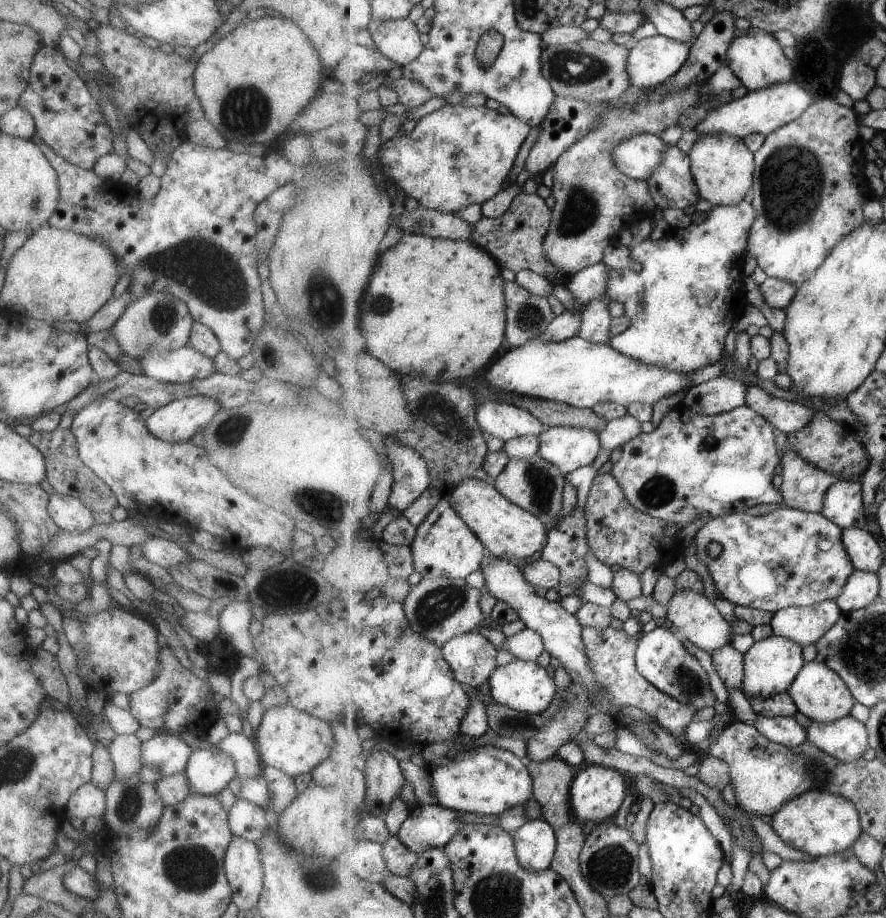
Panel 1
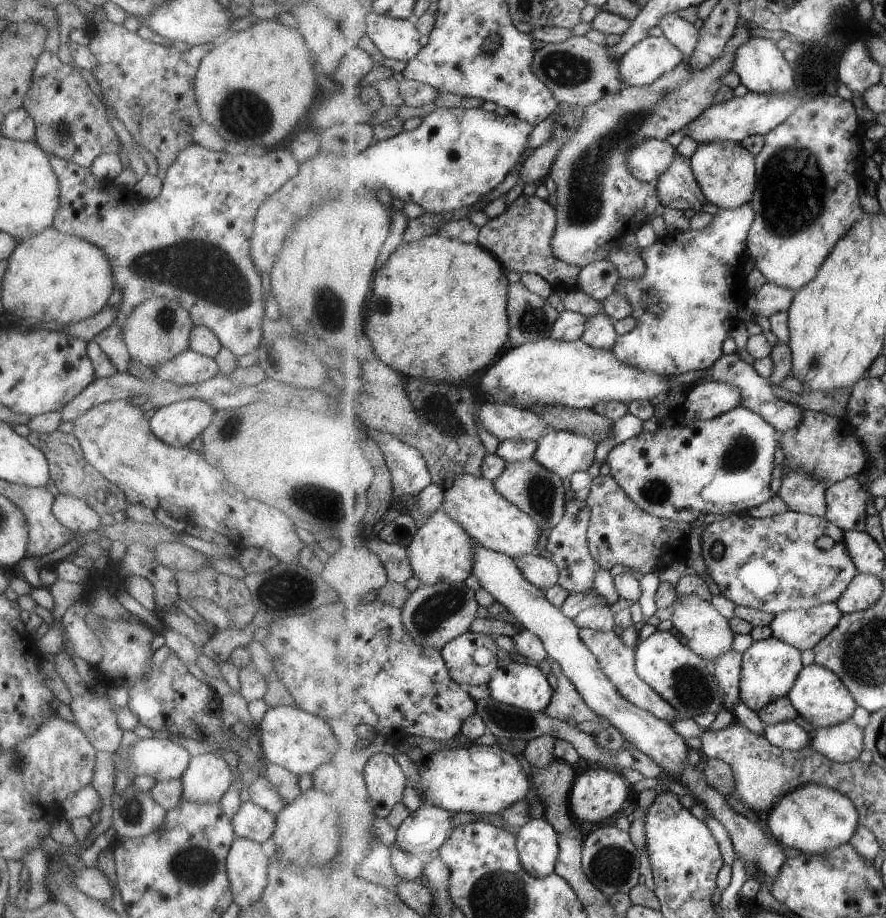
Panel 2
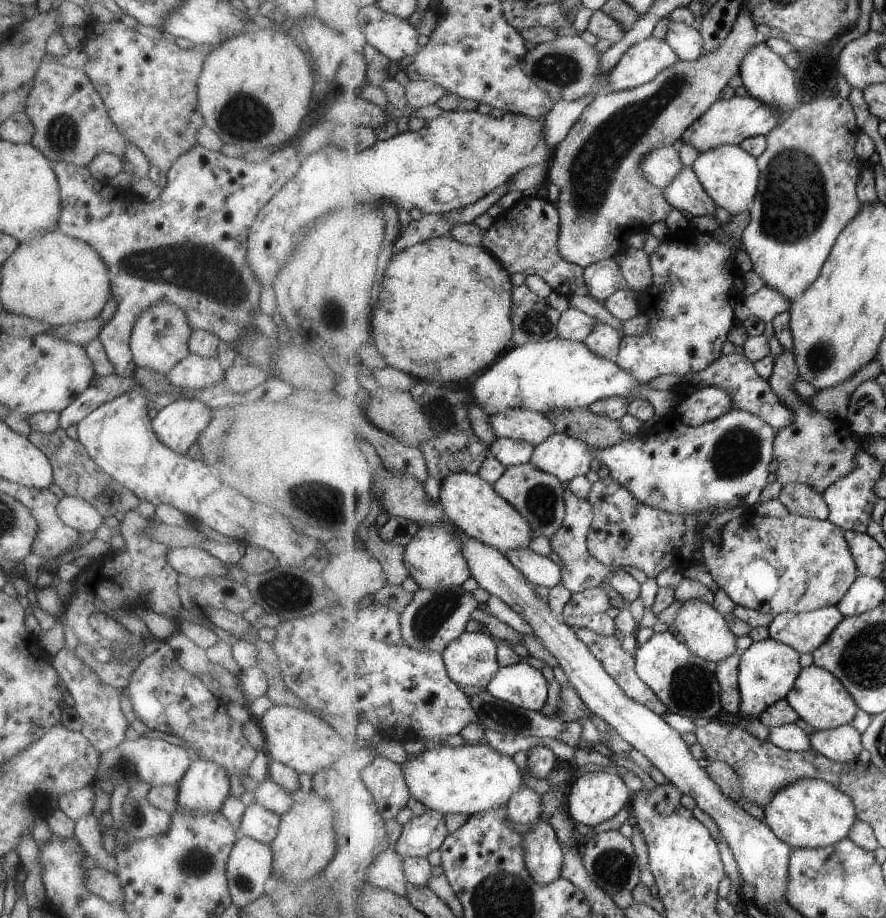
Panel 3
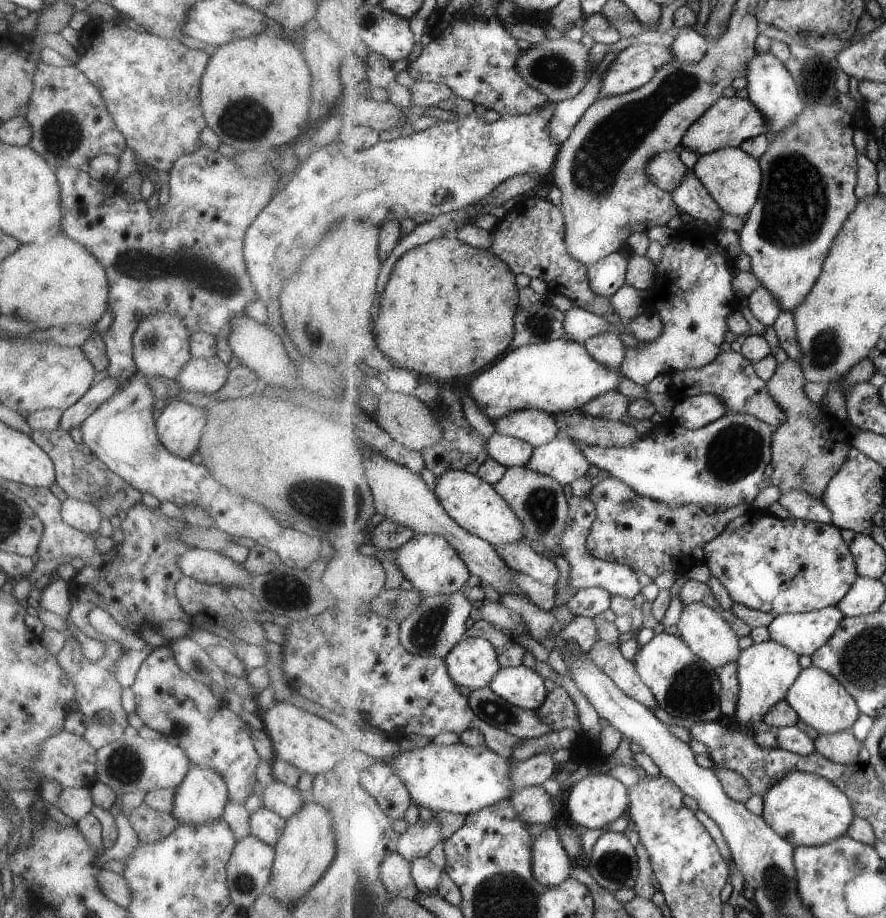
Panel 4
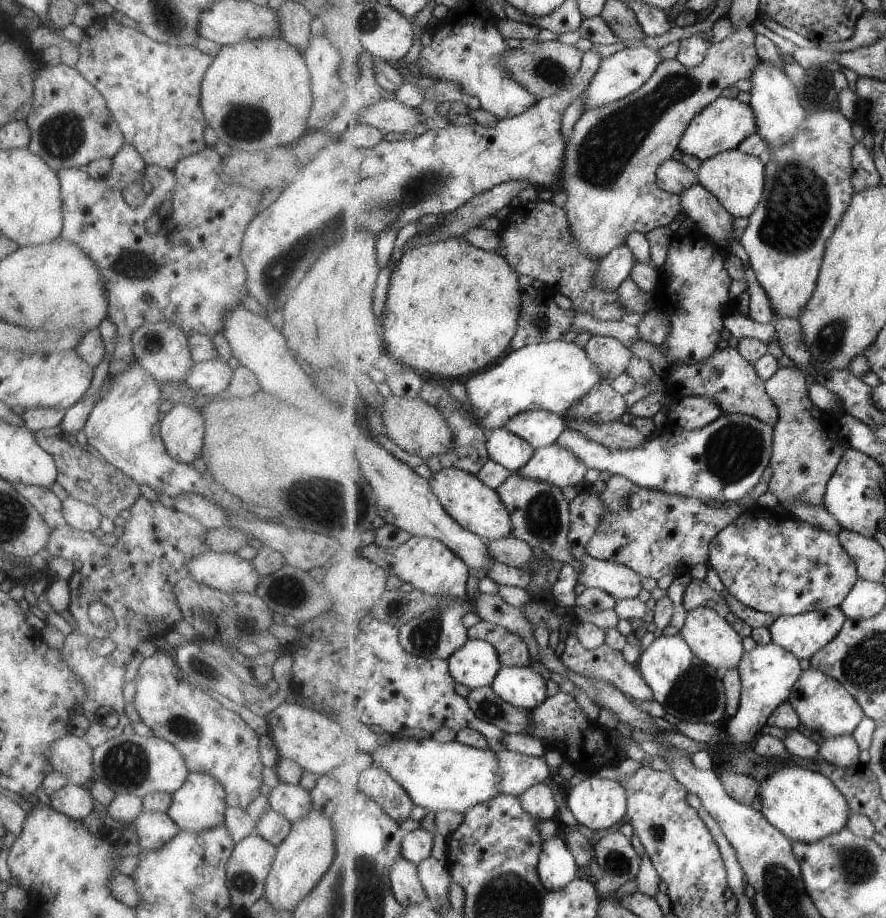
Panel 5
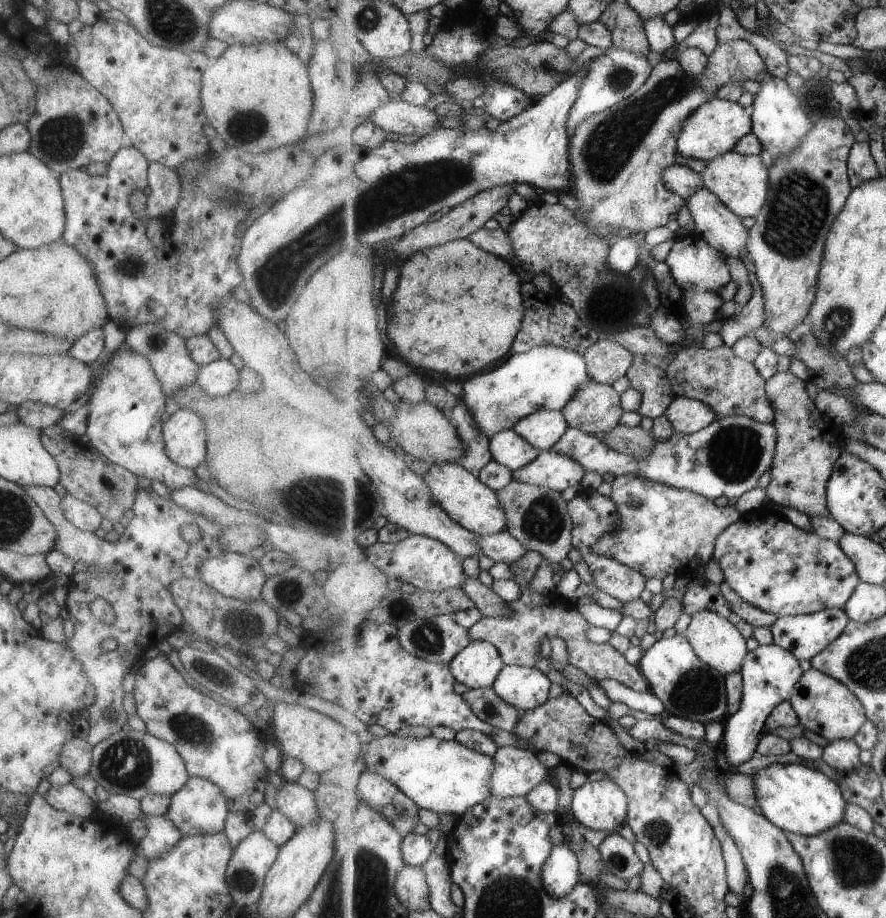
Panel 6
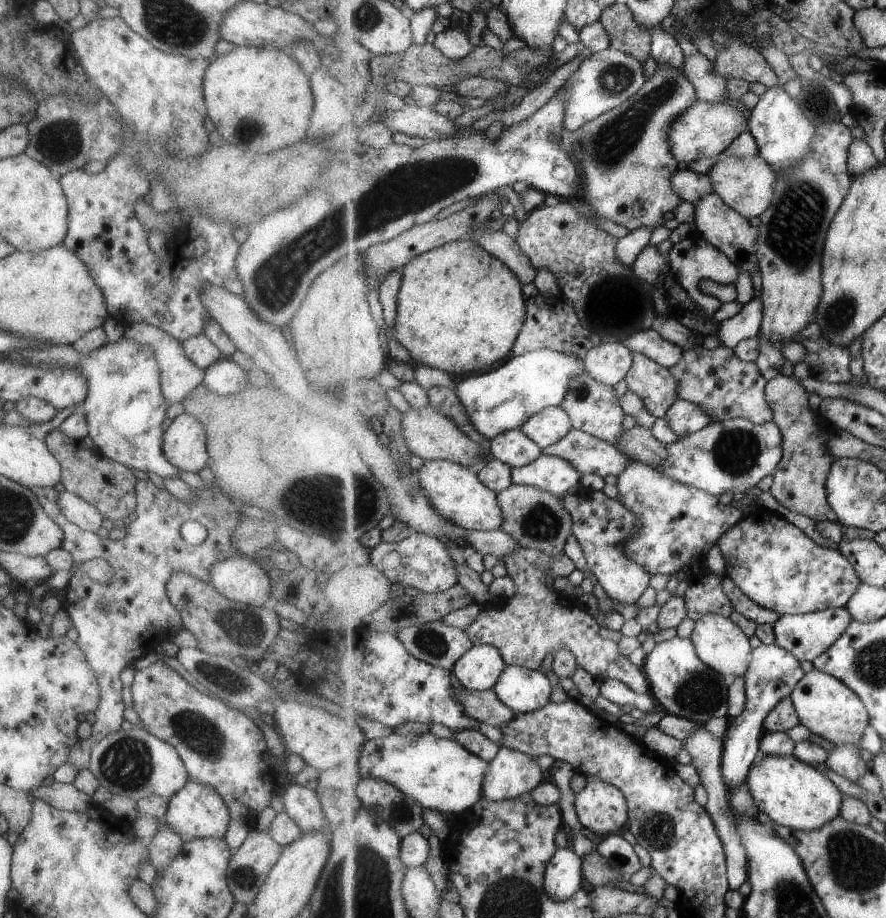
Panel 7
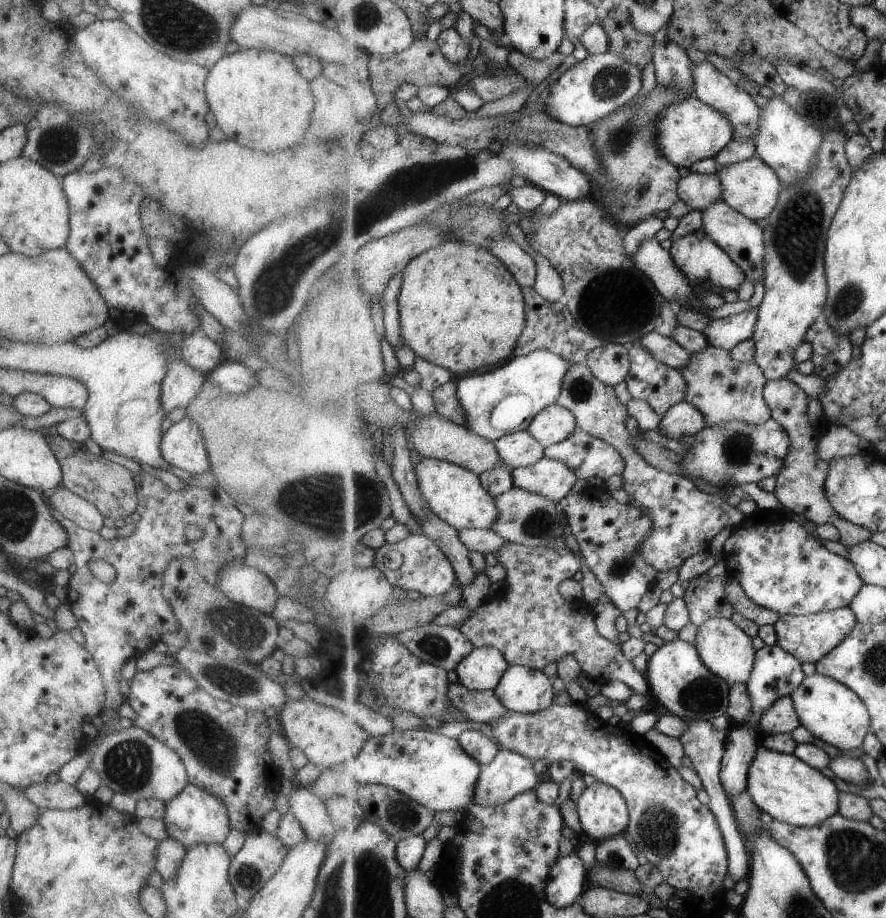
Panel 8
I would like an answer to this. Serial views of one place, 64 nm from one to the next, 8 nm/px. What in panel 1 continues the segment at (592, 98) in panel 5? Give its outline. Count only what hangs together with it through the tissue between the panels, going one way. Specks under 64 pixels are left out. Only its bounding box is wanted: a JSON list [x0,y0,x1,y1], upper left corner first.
[627,35,692,88]

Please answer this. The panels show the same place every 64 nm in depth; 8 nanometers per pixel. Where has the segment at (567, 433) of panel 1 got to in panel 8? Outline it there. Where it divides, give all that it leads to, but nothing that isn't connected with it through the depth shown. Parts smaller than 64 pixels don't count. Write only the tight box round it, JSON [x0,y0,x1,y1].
[513,457,579,502]

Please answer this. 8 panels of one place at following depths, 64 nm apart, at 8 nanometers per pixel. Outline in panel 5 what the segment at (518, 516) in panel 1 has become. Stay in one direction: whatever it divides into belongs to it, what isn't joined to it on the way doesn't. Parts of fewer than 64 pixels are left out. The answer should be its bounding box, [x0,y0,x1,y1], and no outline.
[430,467,513,542]

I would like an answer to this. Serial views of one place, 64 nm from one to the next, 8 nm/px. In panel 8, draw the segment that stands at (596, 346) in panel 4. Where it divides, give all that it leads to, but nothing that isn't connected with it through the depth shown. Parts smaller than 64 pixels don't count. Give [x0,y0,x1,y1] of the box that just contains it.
[585,341,631,387]

